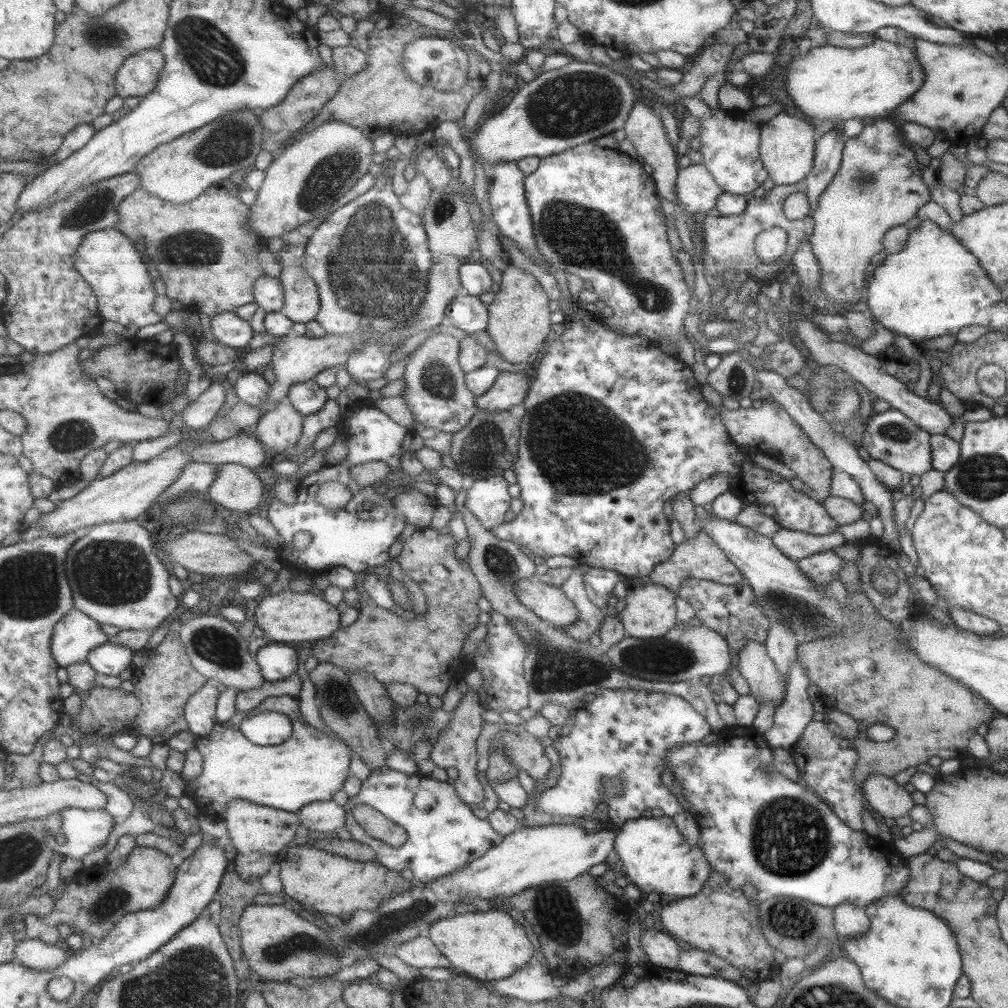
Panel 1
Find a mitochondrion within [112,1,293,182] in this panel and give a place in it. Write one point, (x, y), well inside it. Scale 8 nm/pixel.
(230, 144)

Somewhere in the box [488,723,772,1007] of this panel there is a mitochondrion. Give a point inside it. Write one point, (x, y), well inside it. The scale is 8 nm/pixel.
(568, 937)

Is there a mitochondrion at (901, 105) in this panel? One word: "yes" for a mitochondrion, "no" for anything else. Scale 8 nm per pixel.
no

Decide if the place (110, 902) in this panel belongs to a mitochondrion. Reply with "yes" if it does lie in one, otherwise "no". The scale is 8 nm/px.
yes

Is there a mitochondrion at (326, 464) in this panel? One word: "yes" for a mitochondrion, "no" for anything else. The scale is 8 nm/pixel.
no

